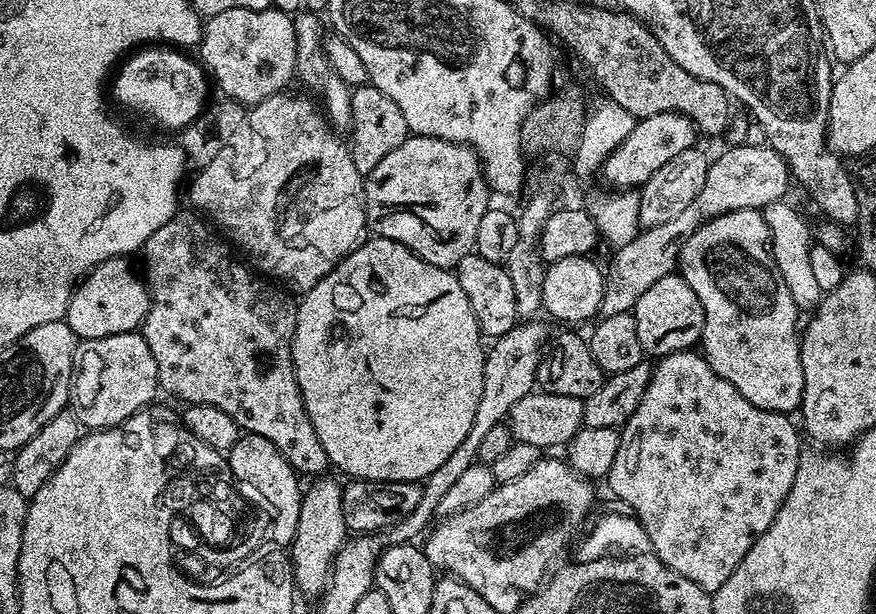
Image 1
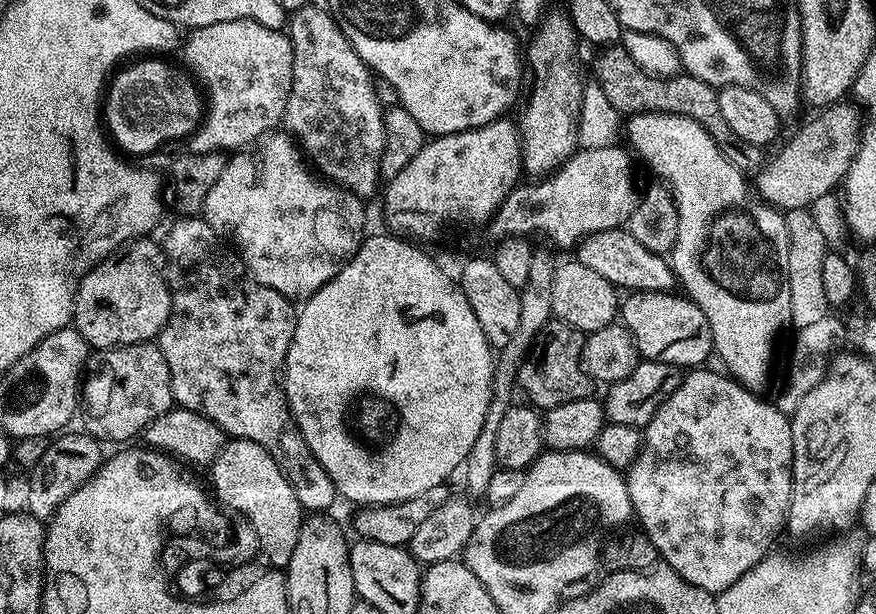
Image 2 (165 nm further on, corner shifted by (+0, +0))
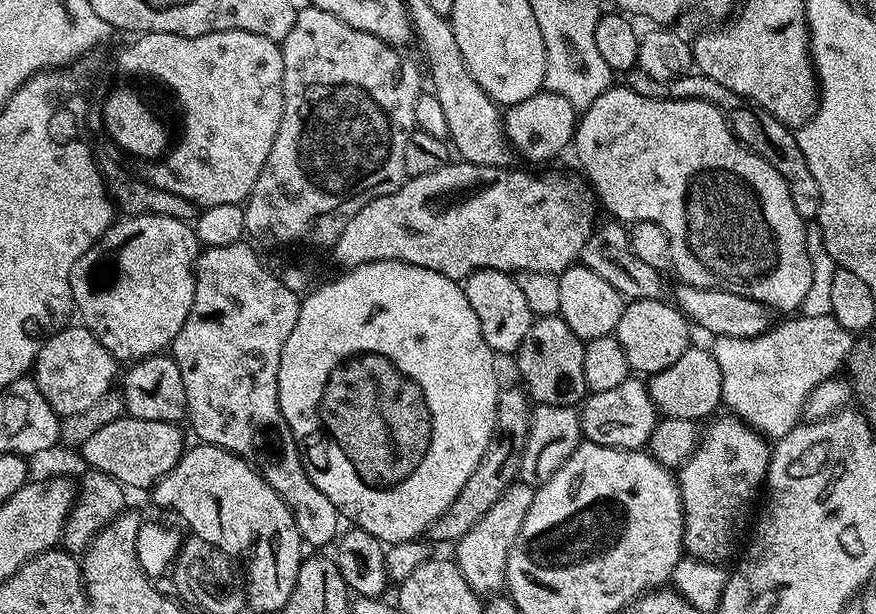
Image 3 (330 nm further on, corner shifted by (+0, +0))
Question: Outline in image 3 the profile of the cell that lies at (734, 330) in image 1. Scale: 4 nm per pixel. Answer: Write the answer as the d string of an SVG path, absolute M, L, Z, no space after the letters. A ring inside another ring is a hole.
M613 86L607 88L590 107L583 109L579 117L576 134L574 137L574 152L576 148L576 160L580 163L583 179L590 185L595 199L604 203L608 212L613 212L617 221L631 226L638 222L654 222L666 230L672 247L672 268L680 275L679 279L685 284L693 284L699 288L717 288L718 290L730 290L730 294L742 294L746 298L752 298L762 302L777 313L792 314L797 311L806 298L806 290L810 290L810 278L812 267L808 257L808 228L806 222L798 214L794 206L794 198L790 194L790 186L770 162L758 154L754 154L732 133L725 113L718 111L716 107L705 100L659 100L658 98L646 98L642 94L634 94L627 86Z

